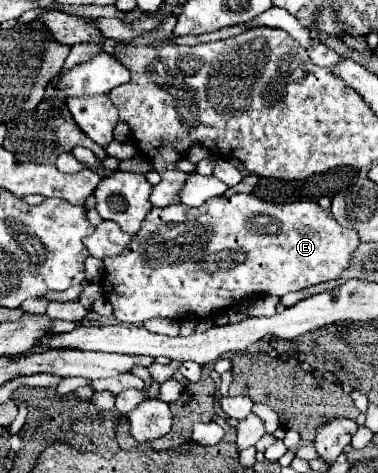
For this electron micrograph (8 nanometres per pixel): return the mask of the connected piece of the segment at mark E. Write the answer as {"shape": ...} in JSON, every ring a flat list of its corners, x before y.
{"shape":[[232,195,228,197,214,197,210,201,206,201,200,207,186,207,186,205,170,205,164,209,152,209,150,211,150,219,144,223,144,229,140,229,140,233,132,239,132,243,116,257,106,257,104,259,104,281,102,281,102,289,106,299,112,305,112,315,116,321,124,323,124,325,136,325,136,323,144,323,146,319,156,319,156,317,168,317,168,319,200,319,200,317,210,317,216,315,216,311,224,311,230,309,234,305,238,305,240,301,248,299,248,297,256,297,256,295,276,295,276,297,284,297,290,291,300,291,304,287,310,285,318,285,330,279,338,279,340,273,348,267,350,263,350,253,358,247,360,239,356,229,346,229,342,225,338,225,332,217,332,213,324,211,316,201,298,201,298,203,286,203,286,205,276,205,276,203,268,203,262,201,254,195]]}

